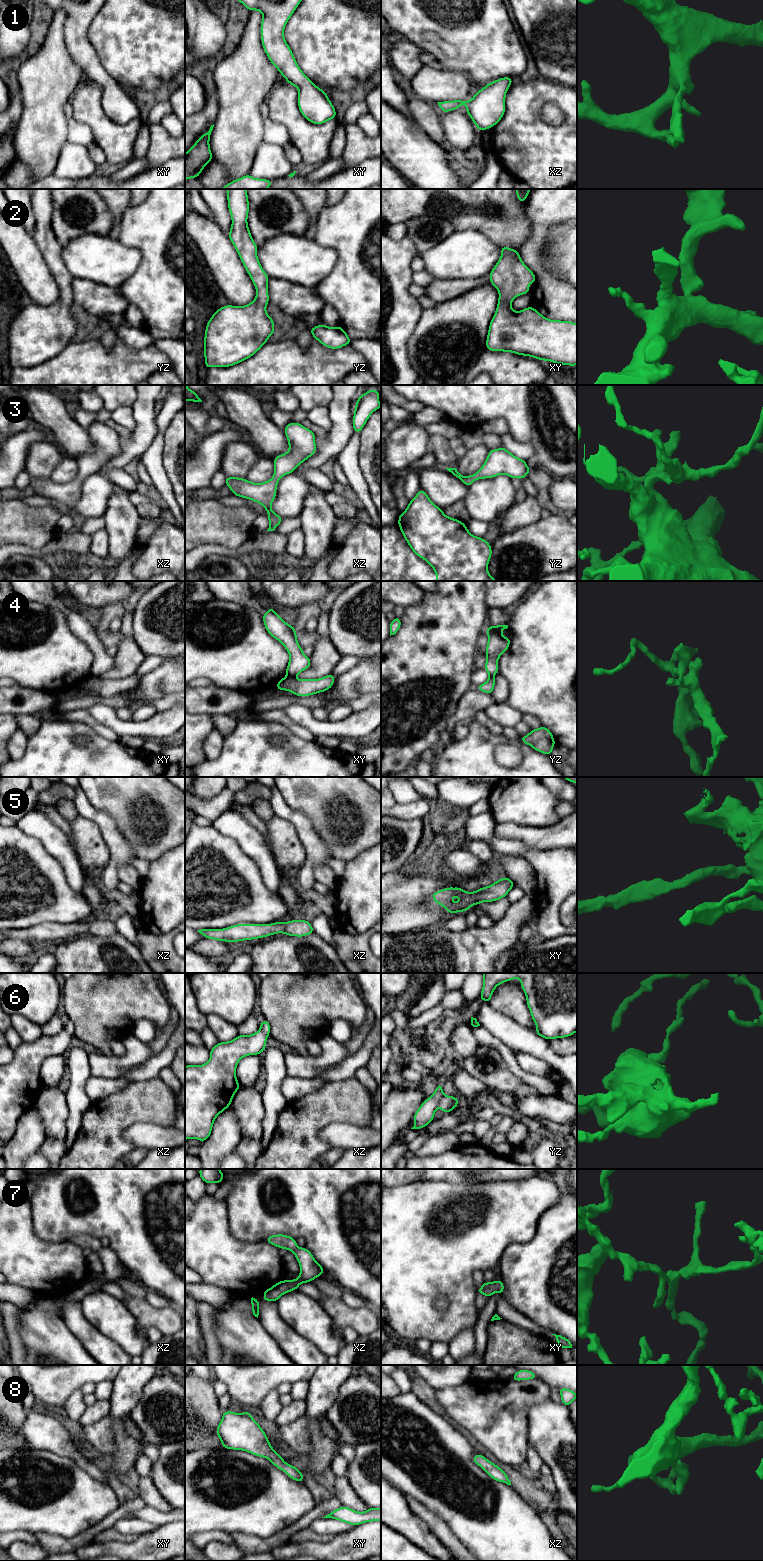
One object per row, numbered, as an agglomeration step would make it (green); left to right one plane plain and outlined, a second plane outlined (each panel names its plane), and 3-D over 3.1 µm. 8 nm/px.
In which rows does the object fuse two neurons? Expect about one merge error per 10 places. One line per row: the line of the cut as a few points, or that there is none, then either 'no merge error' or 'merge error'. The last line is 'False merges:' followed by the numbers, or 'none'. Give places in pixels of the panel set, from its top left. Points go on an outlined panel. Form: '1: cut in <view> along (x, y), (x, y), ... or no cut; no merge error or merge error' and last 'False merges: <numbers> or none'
1: no cut; no merge error
2: no cut; no merge error
3: no cut; no merge error
4: cut in xy along (287, 675), (294, 677); merge error
5: no cut; no merge error
6: cut in yz along (443, 1094), (438, 1106); merge error
7: no cut; no merge error
8: no cut; no merge error
False merges: 4, 6

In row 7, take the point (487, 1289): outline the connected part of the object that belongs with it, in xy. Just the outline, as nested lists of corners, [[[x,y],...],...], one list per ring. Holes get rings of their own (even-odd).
[[[502,1280],[493,1282],[484,1282],[480,1289],[476,1289],[476,1292],[483,1294],[486,1297],[492,1296],[495,1292],[499,1292],[501,1295],[504,1293],[504,1285]]]

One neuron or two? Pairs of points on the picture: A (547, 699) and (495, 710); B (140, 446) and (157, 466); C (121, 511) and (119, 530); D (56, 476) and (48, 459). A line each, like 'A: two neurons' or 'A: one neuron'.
A: two neurons
B: two neurons
C: one neuron
D: two neurons

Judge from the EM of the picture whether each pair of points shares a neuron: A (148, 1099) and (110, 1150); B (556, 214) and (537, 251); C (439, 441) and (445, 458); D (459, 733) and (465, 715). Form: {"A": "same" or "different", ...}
{"A": "same", "B": "same", "C": "same", "D": "different"}

